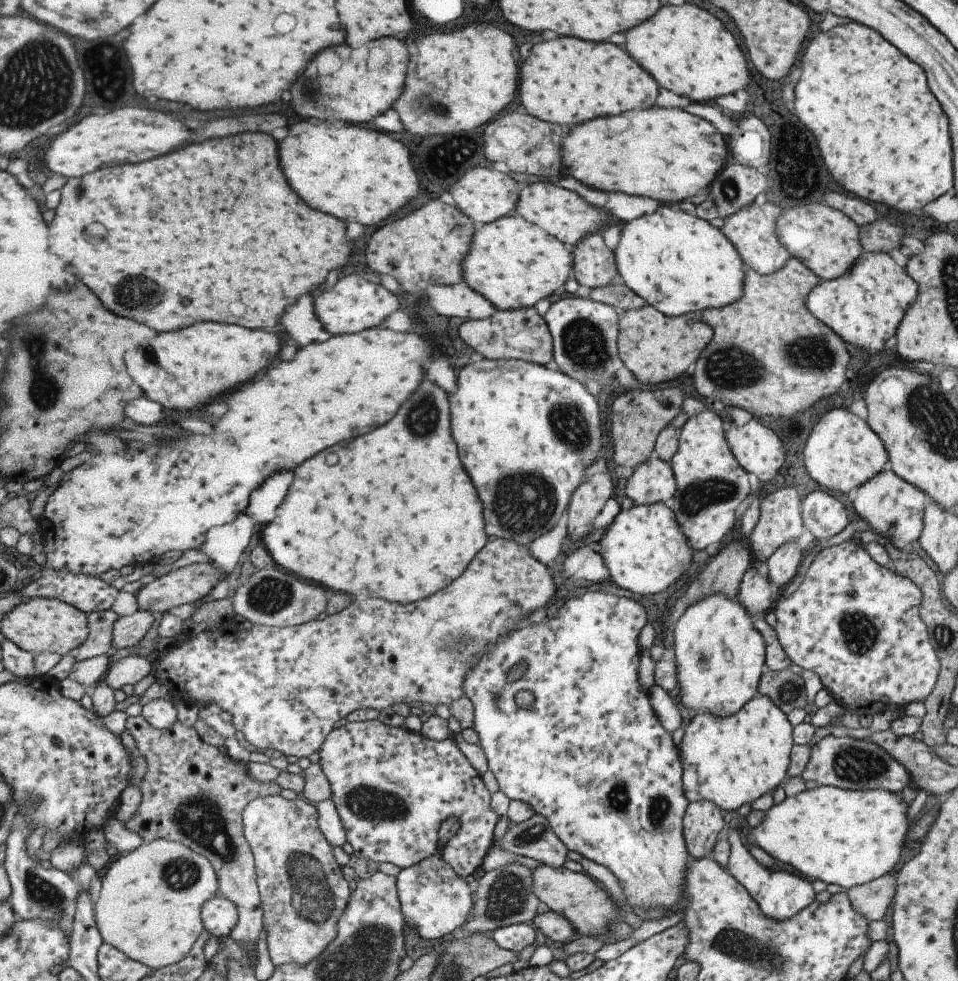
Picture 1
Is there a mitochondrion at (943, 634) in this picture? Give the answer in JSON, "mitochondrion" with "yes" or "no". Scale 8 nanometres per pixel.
{"mitochondrion":"yes"}

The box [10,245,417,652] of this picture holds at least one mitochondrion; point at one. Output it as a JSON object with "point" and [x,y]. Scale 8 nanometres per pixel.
{"point":[43,386]}

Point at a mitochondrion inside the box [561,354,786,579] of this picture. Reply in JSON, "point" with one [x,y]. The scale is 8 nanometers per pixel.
{"point":[701,494]}

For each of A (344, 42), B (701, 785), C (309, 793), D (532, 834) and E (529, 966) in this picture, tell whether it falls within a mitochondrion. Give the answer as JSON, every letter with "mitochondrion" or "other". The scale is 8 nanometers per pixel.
{"A":"other","B":"other","C":"other","D":"mitochondrion","E":"other"}

